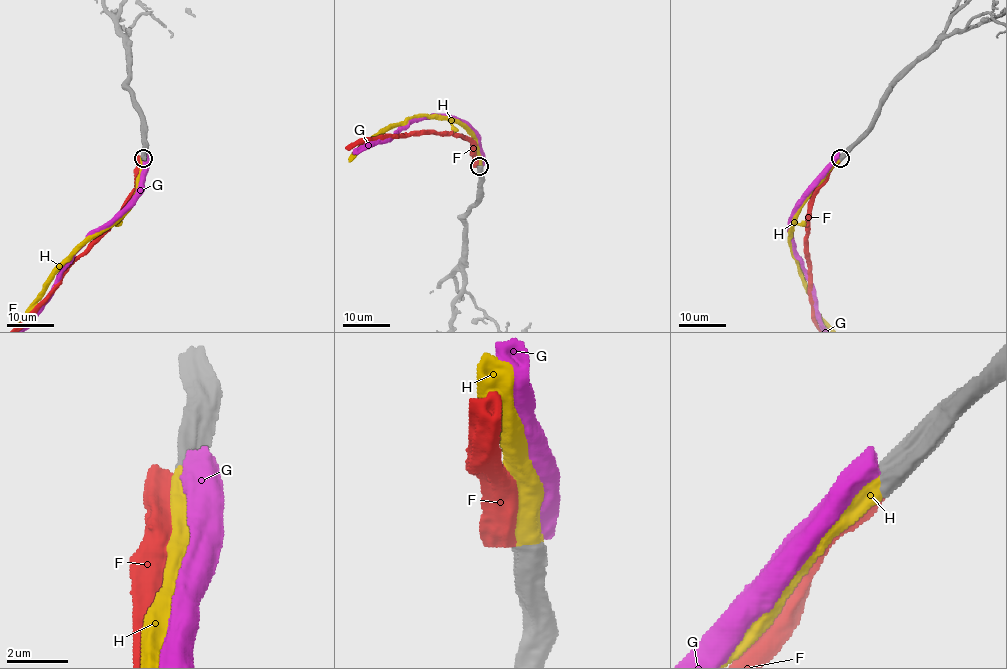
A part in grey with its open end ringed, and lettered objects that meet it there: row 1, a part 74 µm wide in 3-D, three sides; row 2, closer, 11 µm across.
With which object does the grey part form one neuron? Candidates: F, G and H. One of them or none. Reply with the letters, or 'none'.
H

